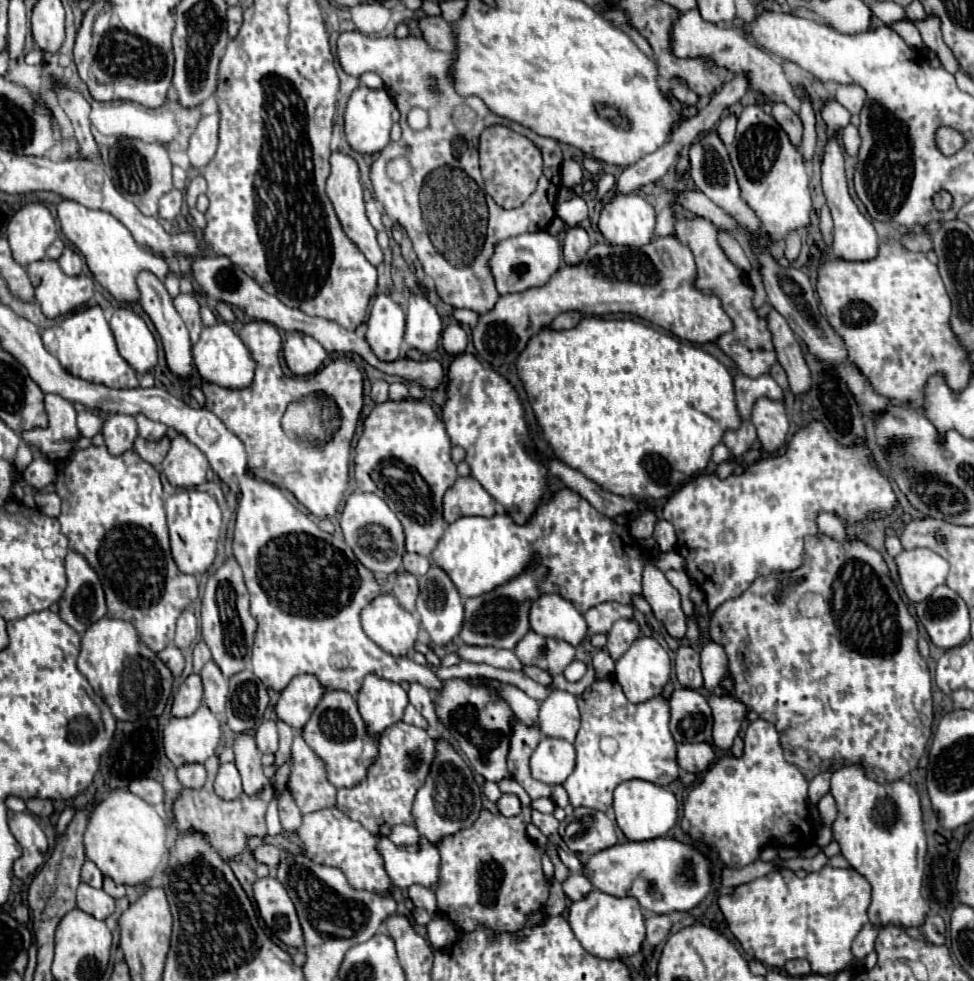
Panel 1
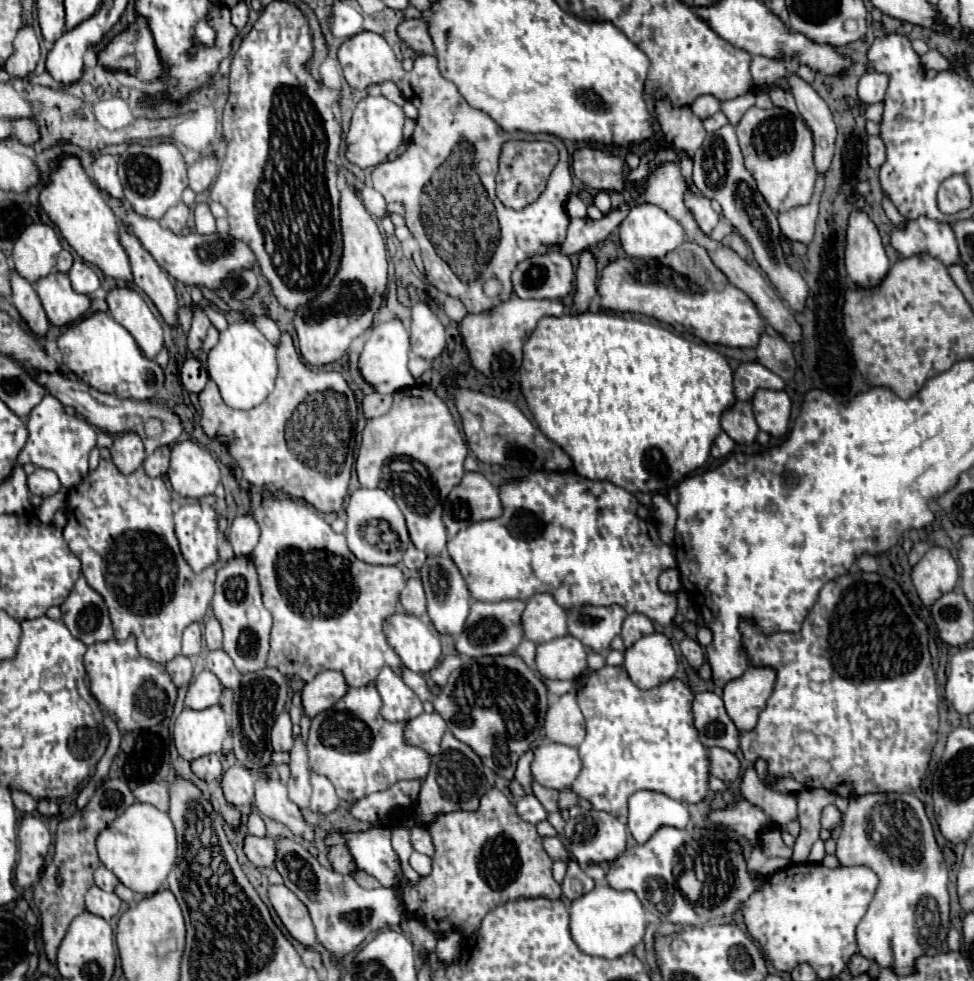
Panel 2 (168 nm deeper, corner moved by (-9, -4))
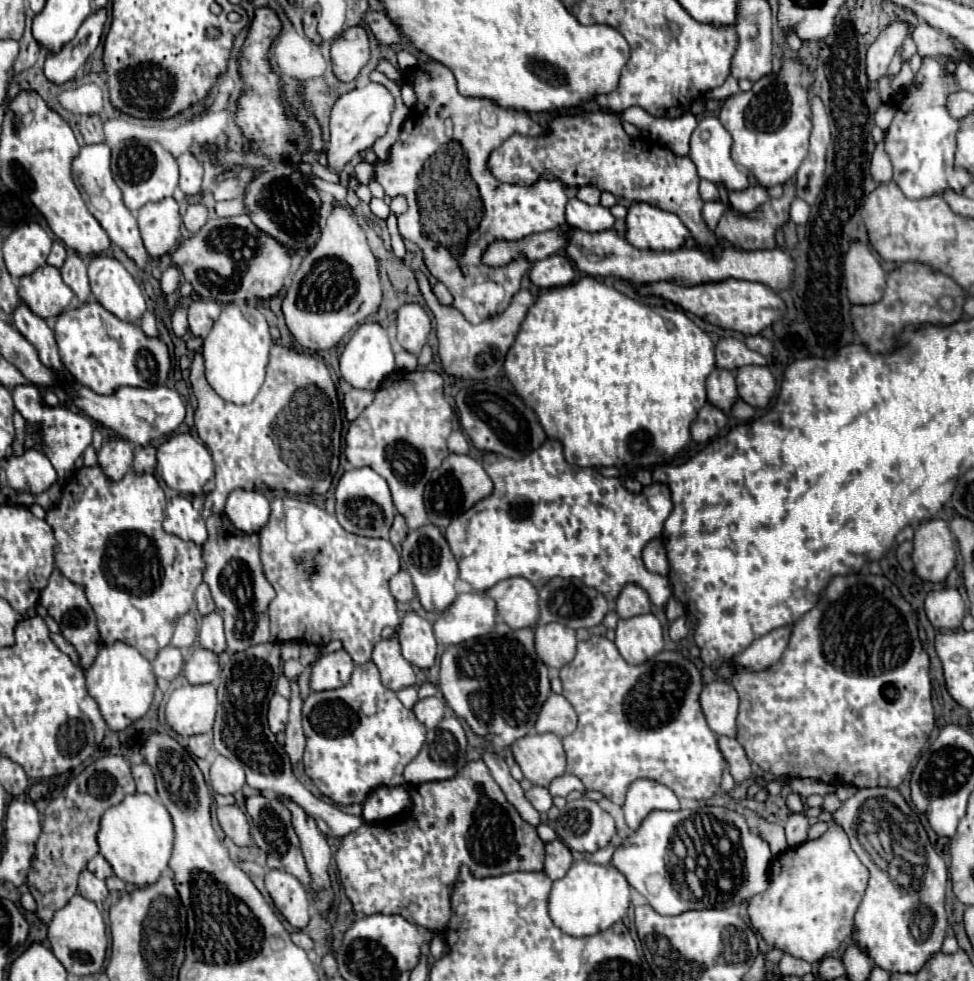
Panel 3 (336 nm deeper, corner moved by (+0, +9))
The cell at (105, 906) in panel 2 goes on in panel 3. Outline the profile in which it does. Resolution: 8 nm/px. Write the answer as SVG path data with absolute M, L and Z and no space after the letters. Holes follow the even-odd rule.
M83 871L81 873L81 877L79 877L79 893L85 897L85 899L89 899L89 901L93 901L93 903L97 903L97 905L101 905L105 899L107 899L107 895L109 895L109 891L107 891L107 885L105 885L105 881L101 881L101 879L97 879L91 871Z

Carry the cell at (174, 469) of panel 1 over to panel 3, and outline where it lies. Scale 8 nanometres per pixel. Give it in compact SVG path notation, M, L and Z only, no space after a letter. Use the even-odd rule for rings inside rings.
M177 433L159 445L159 449L157 449L157 473L163 477L167 487L181 491L181 493L199 495L201 487L213 477L213 459L211 459L211 453L205 447L205 443L193 439L189 433Z

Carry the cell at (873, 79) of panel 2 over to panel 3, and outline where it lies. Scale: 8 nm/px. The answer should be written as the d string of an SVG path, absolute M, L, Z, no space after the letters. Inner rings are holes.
M897 21L891 23L879 39L869 47L867 57L865 57L865 71L869 75L869 81L879 81L883 75L887 75L887 67L897 51L897 47L903 43L907 37L907 23Z

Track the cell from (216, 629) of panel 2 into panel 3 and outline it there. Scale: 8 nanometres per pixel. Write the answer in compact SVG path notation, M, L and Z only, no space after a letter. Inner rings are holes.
M201 583L197 587L197 593L195 593L195 601L197 601L197 609L199 613L205 617L209 615L209 611L215 611L215 603L211 599L211 593L209 593L209 587L205 583Z

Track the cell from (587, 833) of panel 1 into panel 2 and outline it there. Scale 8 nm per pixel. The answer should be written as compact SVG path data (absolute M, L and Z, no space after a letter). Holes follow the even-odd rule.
M582 810L580 816L570 818L566 822L564 840L568 852L580 862L580 864L610 864L614 862L626 848L626 824L622 824L618 818L610 816L608 812L598 810Z

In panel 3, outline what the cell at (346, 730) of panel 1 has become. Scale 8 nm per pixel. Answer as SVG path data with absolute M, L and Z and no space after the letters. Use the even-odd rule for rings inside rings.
M369 661L357 665L349 683L333 689L311 693L303 703L303 731L307 737L307 747L303 755L305 773L315 781L323 795L337 803L363 803L377 787L403 785L403 769L419 755L425 741L425 727L415 719L413 711L403 707L397 693L383 687L377 667Z

